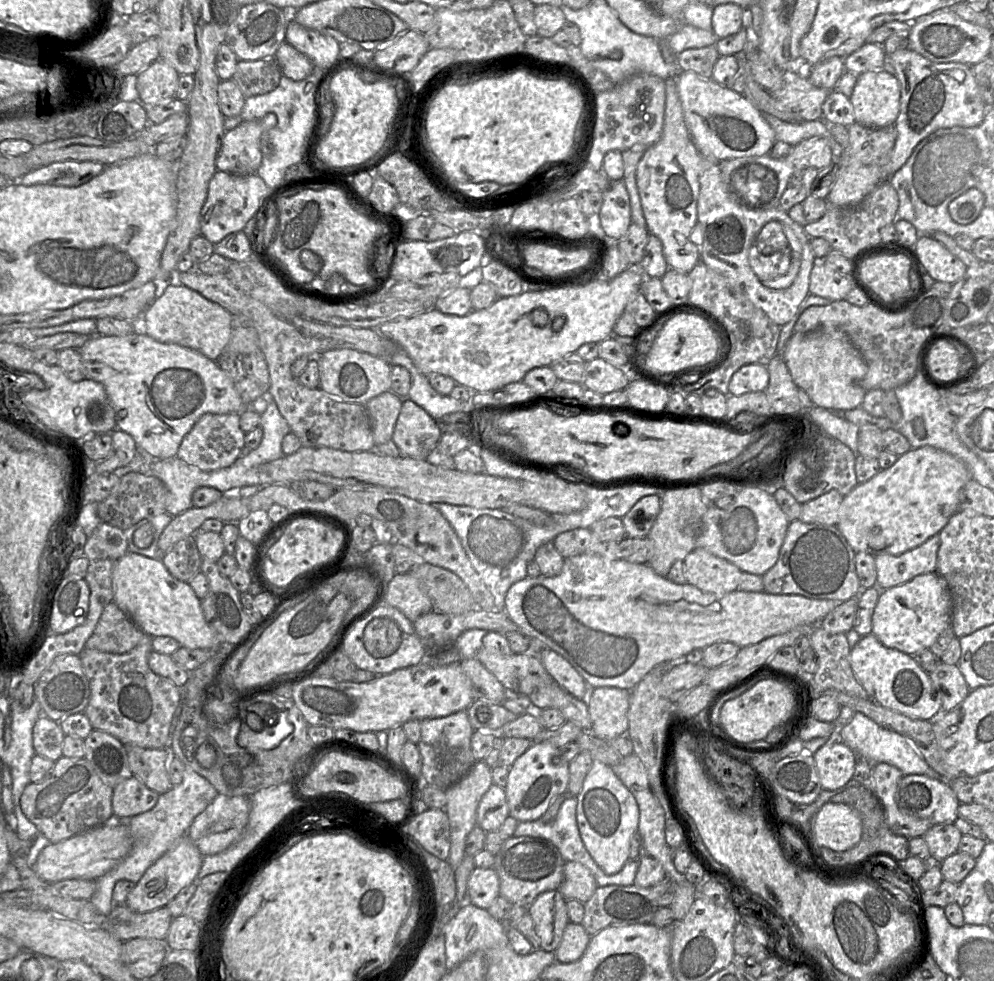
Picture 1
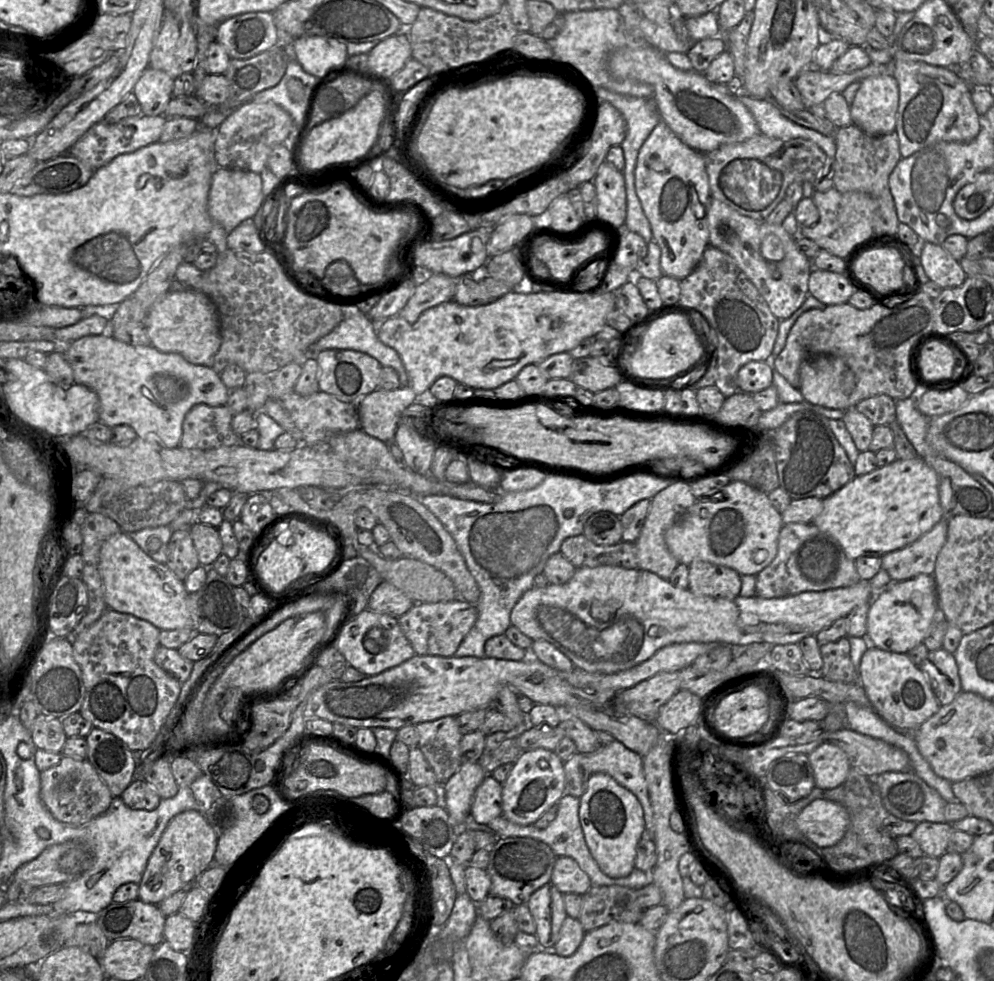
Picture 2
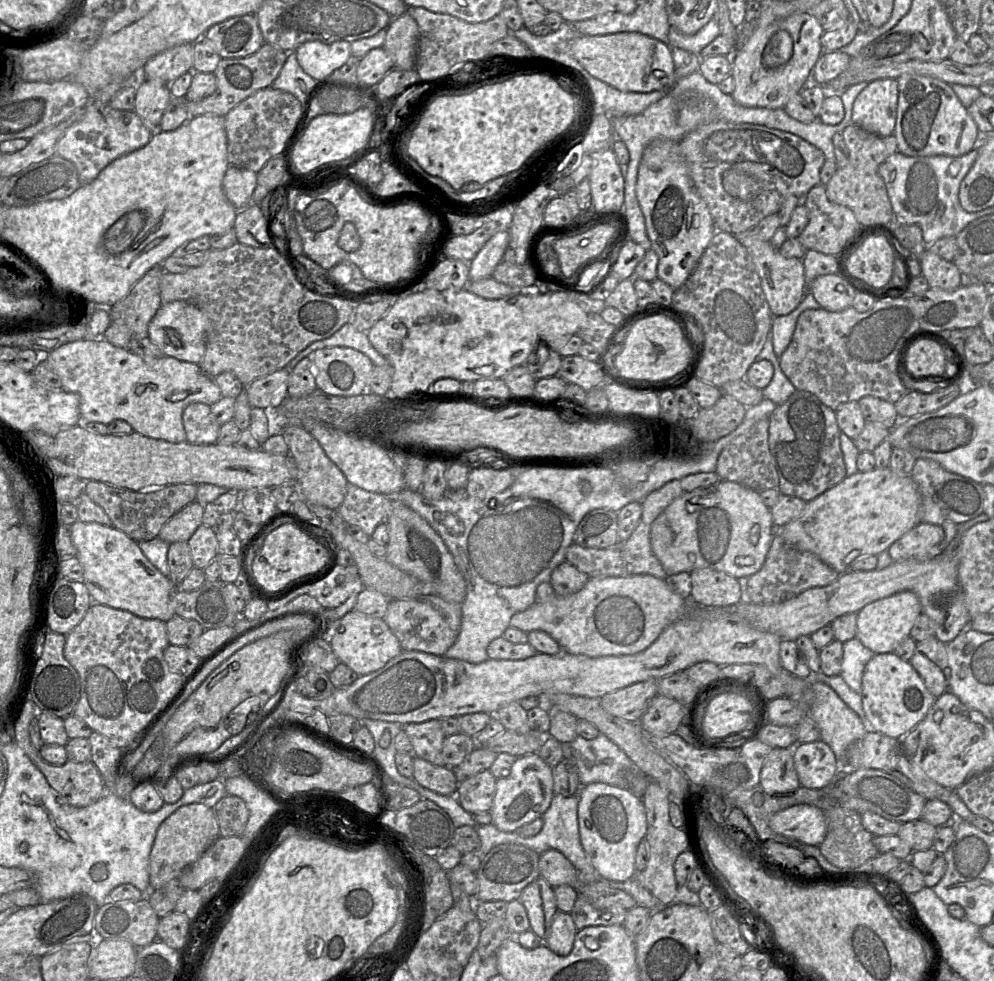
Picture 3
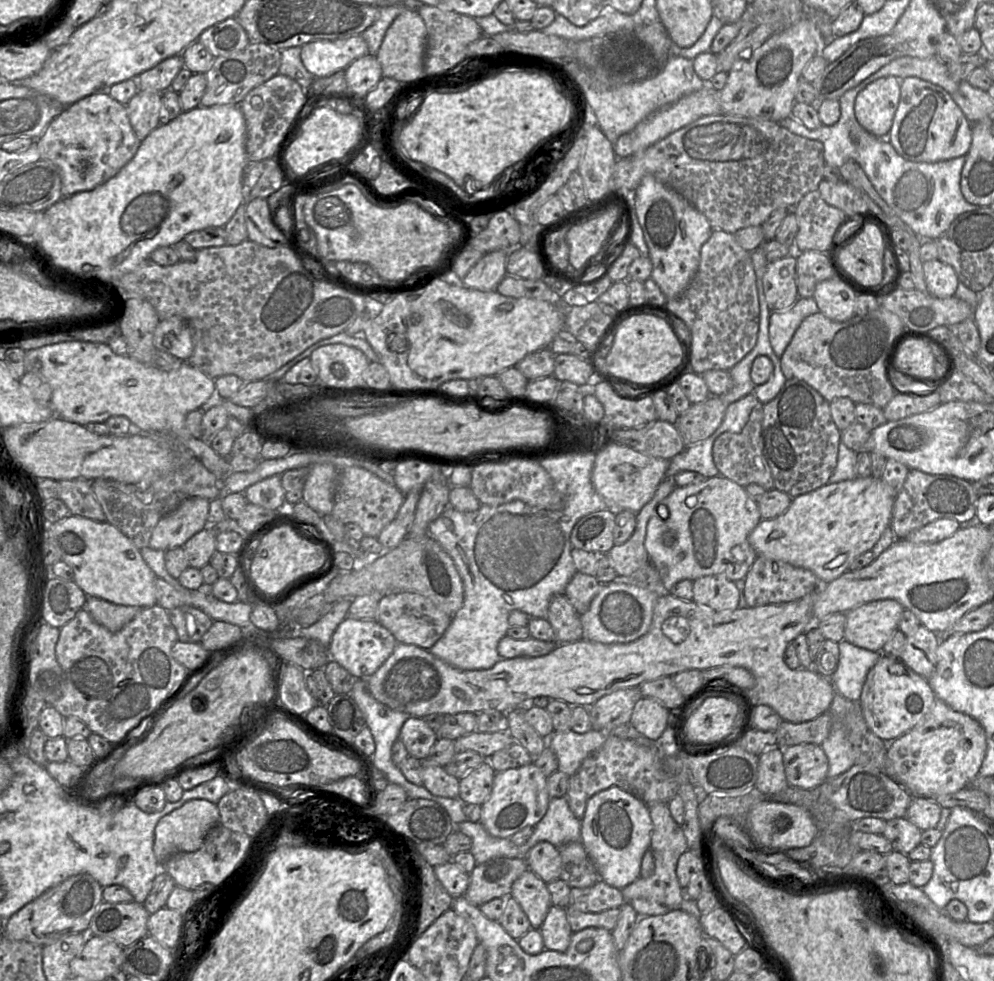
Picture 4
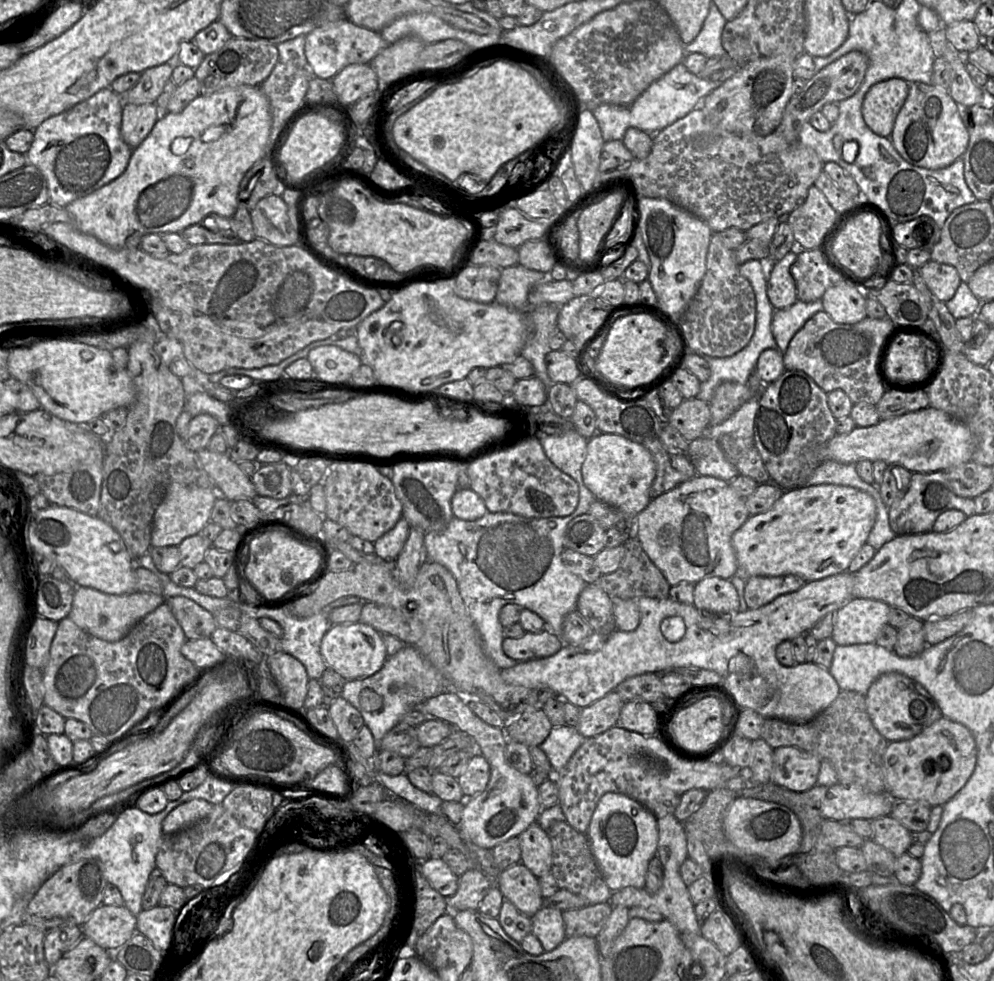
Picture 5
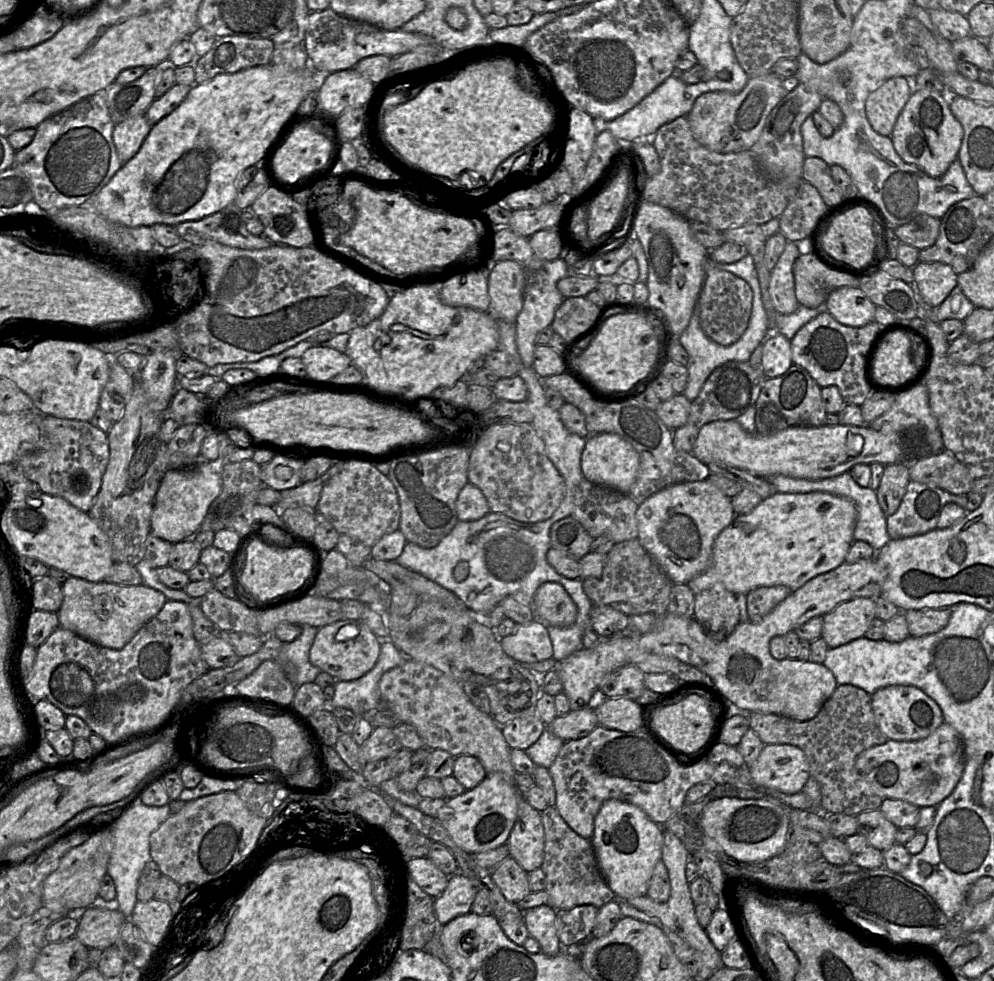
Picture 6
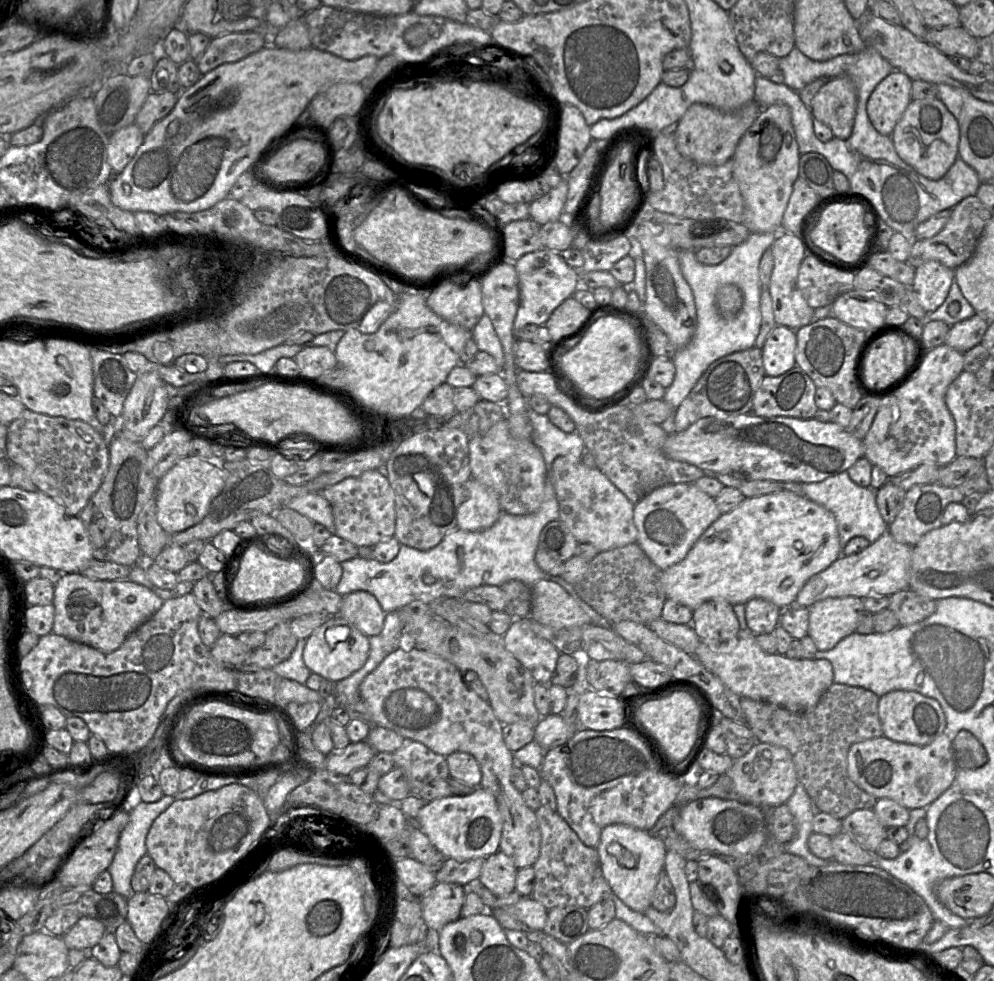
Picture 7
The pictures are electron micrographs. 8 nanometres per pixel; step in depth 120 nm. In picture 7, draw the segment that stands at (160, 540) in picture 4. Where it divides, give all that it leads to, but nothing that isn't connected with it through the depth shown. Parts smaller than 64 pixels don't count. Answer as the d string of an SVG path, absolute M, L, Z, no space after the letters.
M186 456L180 459L158 481L156 490L156 519L168 534L184 531L198 524L206 516L213 499L225 484L224 471L212 459Z

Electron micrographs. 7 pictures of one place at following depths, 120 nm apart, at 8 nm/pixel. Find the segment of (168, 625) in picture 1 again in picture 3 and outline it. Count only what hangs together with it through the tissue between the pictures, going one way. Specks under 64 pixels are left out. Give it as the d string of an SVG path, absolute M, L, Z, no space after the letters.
M79 520L70 526L70 536L77 550L76 558L83 569L83 583L92 603L163 622L175 615L174 594L177 585L144 556L136 541L114 527Z

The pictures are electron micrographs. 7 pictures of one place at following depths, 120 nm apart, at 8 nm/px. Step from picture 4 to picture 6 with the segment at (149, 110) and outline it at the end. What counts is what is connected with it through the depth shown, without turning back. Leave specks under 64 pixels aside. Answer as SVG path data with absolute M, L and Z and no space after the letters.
M145 114L115 124L112 139L122 164L136 155L152 126Z

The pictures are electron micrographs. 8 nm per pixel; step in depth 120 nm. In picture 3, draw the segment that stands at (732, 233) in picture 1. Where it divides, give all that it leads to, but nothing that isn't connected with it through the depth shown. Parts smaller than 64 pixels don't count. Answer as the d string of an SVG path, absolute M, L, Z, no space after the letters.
M751 230L734 234L734 236L751 256L773 316L787 315L796 309L808 291L802 259L784 257L769 241L759 240L751 235Z

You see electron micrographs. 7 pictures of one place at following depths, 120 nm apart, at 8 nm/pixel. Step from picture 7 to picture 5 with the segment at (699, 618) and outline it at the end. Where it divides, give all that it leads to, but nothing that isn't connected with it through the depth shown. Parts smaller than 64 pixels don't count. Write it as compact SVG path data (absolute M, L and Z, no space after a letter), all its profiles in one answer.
M704 578L694 585L693 605L706 617L715 614L735 616L739 610L739 597L731 579Z

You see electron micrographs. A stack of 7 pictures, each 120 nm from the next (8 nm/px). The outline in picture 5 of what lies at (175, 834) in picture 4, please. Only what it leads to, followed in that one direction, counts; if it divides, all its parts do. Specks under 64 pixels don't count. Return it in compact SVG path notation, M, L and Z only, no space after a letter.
M192 799L174 808L162 821L163 835L176 833L205 818L214 805L204 799Z

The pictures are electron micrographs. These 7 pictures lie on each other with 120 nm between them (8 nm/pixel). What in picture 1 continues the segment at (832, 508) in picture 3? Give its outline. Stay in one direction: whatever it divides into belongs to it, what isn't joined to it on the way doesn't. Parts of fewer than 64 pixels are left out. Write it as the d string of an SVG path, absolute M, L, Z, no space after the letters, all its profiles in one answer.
M931 446L911 449L899 456L896 463L865 483L859 483L843 497L838 513L837 528L855 552L900 555L939 534L950 518L958 512L961 491L968 482L970 473L966 465L953 455Z

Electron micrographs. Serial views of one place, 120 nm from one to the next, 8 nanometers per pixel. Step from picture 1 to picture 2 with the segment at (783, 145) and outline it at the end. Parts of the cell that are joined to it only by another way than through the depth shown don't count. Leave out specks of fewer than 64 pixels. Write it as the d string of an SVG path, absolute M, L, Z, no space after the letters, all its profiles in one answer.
M749 95L735 97L751 112L762 134L781 140L794 138L810 140L816 143L829 158L835 158L834 138L792 122L781 113L779 107L771 99L758 99Z

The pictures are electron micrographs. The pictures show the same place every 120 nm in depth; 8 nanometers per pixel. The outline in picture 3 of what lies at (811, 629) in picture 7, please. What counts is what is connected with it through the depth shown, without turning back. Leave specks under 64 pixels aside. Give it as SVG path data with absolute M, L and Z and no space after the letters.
M910 591L874 601L857 613L856 638L875 654L894 653L901 642L910 636L910 631L921 614L920 601Z

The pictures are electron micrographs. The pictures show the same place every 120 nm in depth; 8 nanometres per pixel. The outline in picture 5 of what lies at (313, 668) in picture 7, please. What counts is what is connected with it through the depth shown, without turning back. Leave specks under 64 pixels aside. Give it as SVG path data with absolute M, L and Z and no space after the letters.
M363 622L335 624L324 635L321 654L327 664L346 680L364 679L378 672L388 655L382 634Z

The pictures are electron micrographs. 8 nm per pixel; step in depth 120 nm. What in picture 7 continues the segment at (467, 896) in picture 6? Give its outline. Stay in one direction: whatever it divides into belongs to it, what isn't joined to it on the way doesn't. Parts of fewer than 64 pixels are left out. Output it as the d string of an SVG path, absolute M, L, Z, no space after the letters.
M437 882L420 899L422 916L428 928L440 931L446 924L459 919L465 895L466 887L462 885Z

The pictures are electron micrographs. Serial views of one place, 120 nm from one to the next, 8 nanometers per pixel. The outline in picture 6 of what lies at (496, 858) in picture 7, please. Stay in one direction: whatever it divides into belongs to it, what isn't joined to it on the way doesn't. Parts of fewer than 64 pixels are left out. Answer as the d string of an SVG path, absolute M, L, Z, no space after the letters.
M512 857L504 859L492 872L491 877L503 896L512 903L518 903L531 893L528 872Z

